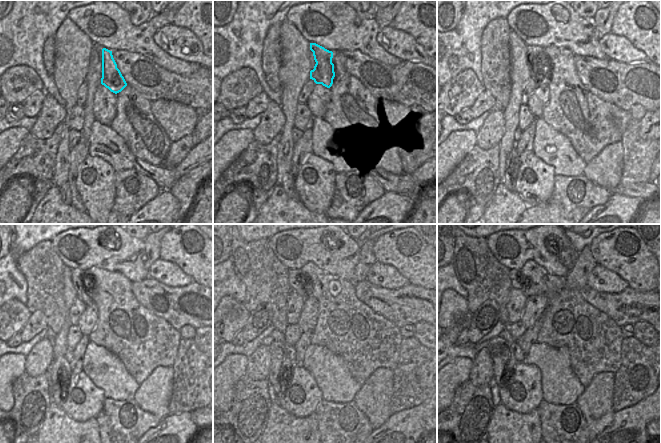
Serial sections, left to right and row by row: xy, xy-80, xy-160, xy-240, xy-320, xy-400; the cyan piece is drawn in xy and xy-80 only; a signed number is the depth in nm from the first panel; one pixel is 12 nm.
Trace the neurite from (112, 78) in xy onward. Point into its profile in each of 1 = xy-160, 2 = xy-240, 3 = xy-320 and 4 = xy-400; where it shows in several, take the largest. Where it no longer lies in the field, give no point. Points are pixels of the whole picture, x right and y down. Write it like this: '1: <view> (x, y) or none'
1: xy-160 (544, 72)
2: xy-240 (78, 281)
3: xy-320 (295, 286)
4: xy-400 (515, 277)

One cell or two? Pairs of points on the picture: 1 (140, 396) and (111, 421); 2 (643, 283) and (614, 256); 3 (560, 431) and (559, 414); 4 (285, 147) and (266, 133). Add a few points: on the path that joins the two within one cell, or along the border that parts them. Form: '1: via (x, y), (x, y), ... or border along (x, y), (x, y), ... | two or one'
1: border along (133, 399), (143, 410), (154, 415) | two
2: via (636, 276), (621, 261) | one
3: via (560, 427), (559, 418) | one
4: border along (280, 108), (284, 115), (284, 126), (281, 132) | two

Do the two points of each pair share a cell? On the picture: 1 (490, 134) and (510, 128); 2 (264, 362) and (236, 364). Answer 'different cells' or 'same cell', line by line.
1: different cells
2: different cells

